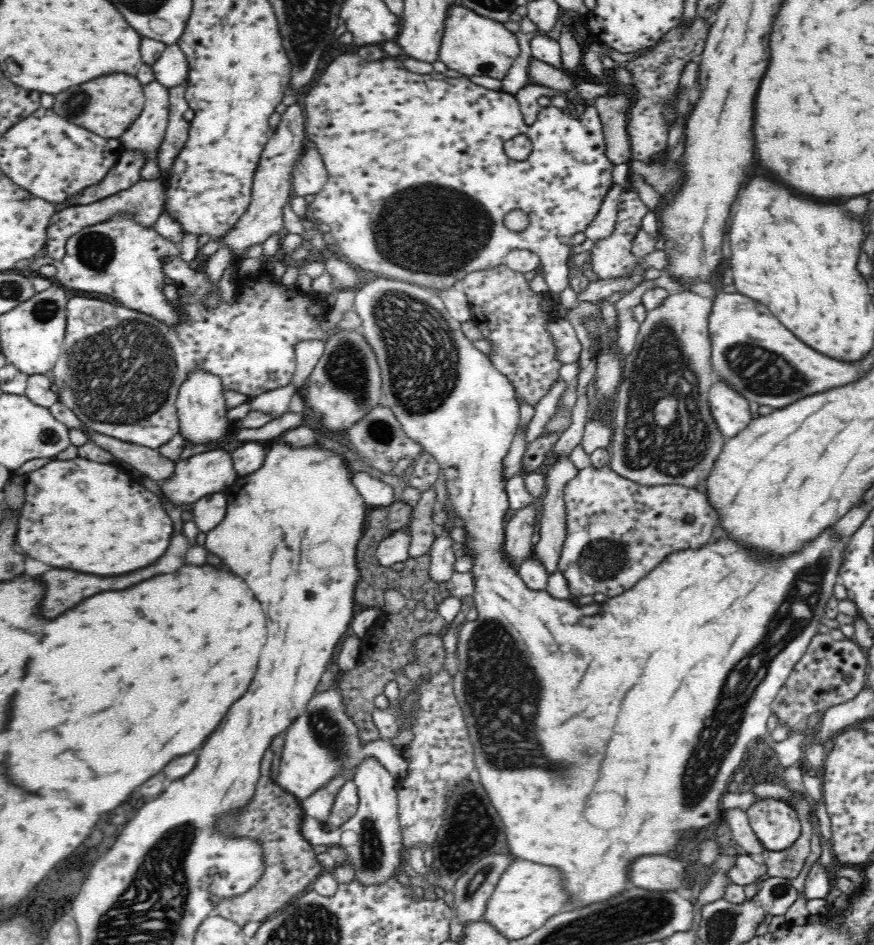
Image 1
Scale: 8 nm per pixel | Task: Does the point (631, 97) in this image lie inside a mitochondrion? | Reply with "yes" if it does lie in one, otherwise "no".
no

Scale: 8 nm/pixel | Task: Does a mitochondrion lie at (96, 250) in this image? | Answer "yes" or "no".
yes

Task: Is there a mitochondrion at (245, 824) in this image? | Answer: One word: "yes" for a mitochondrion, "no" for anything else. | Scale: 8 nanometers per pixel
yes

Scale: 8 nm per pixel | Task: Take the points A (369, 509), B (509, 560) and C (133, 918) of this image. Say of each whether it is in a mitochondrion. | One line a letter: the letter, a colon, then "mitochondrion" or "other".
A: other
B: other
C: mitochondrion

